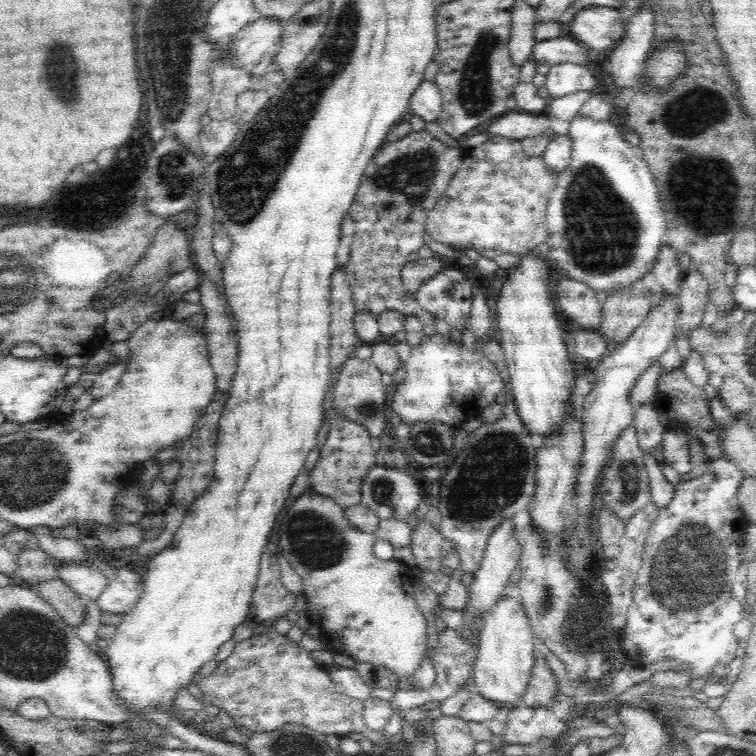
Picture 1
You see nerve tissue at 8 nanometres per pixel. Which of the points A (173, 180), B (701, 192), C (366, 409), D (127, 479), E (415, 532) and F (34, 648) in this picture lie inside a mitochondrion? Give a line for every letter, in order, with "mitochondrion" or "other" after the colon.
A: mitochondrion
B: mitochondrion
C: mitochondrion
D: other
E: other
F: mitochondrion

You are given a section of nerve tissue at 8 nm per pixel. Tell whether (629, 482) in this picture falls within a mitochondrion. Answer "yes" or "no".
yes

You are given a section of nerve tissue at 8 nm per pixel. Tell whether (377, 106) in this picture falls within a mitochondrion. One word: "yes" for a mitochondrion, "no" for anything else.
no

